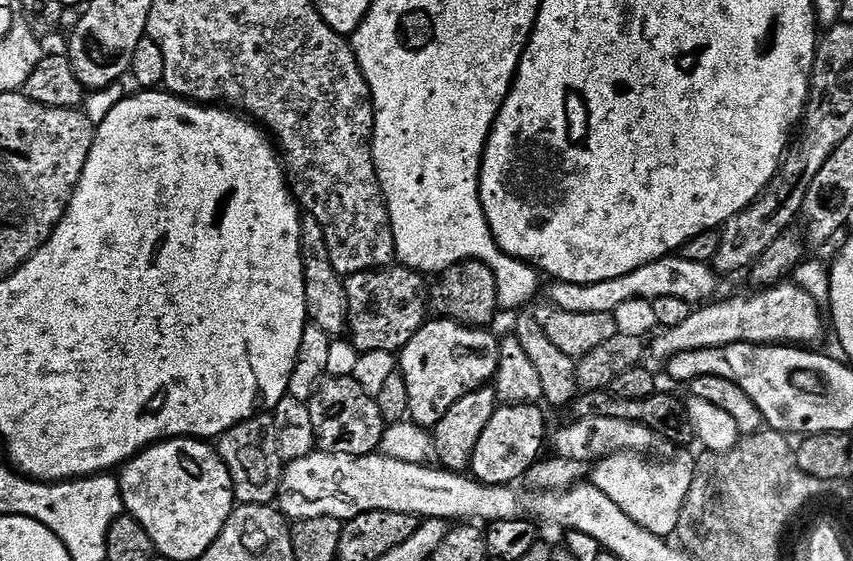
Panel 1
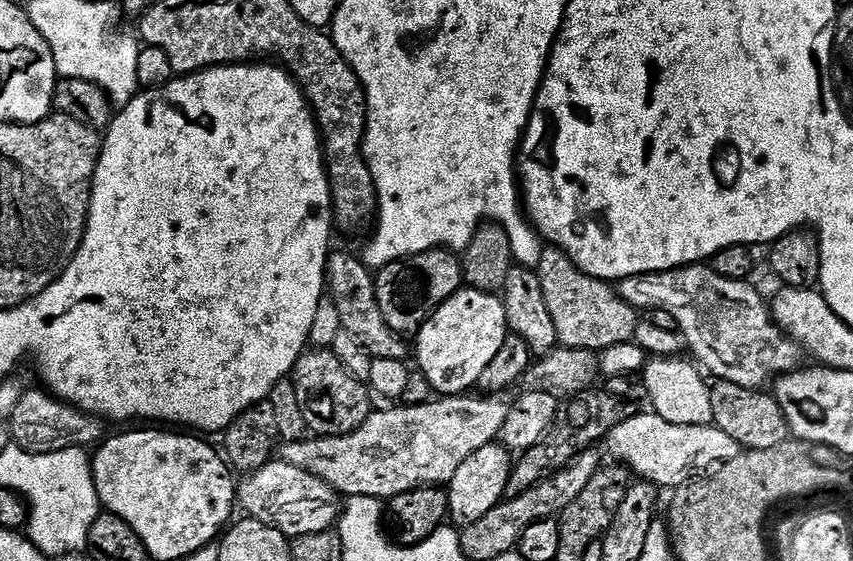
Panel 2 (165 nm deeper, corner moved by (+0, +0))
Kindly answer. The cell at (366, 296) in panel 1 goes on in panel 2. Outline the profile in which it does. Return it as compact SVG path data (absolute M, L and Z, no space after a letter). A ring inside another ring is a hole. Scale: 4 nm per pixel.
M431 248L424 252L422 263L424 263L424 268L419 268L416 265L419 263L416 262L396 260L392 264L379 269L374 276L376 297L378 298L378 306L382 310L382 318L386 318L390 330L396 331L399 336L405 338L419 332L420 327L434 314L434 310L438 306L442 306L442 302L449 300L454 293L460 291L464 284L464 266L457 253L447 248Z

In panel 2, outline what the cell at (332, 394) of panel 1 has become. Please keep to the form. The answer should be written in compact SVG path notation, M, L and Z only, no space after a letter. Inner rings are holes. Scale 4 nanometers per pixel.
M331 350L305 351L295 366L294 383L298 390L298 406L302 406L302 418L306 418L309 433L316 436L350 434L358 430L374 410L373 397L365 381L348 373Z

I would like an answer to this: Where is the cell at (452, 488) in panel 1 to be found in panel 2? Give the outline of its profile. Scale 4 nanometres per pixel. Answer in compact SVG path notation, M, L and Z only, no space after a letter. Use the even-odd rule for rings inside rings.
M279 458L245 475L238 484L239 507L244 507L251 519L271 524L289 538L329 531L338 520L336 500L338 493L322 478L298 470L298 466L290 466Z

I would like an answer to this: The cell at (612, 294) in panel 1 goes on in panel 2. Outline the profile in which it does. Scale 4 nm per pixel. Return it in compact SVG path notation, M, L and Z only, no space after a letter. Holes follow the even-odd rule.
M699 263L689 264L683 268L671 268L665 272L631 276L619 281L618 291L622 299L630 302L630 306L638 310L657 308L672 314L677 320L685 345L690 352L692 348L691 355L699 361L705 373L713 372L711 375L715 379L738 382L738 386L763 389L771 385L774 378L783 376L785 372L797 371L805 363L806 353L800 345L795 344L790 337L781 332L772 319L771 307L750 285L751 283L743 280L722 278L722 274L718 274L710 266Z

